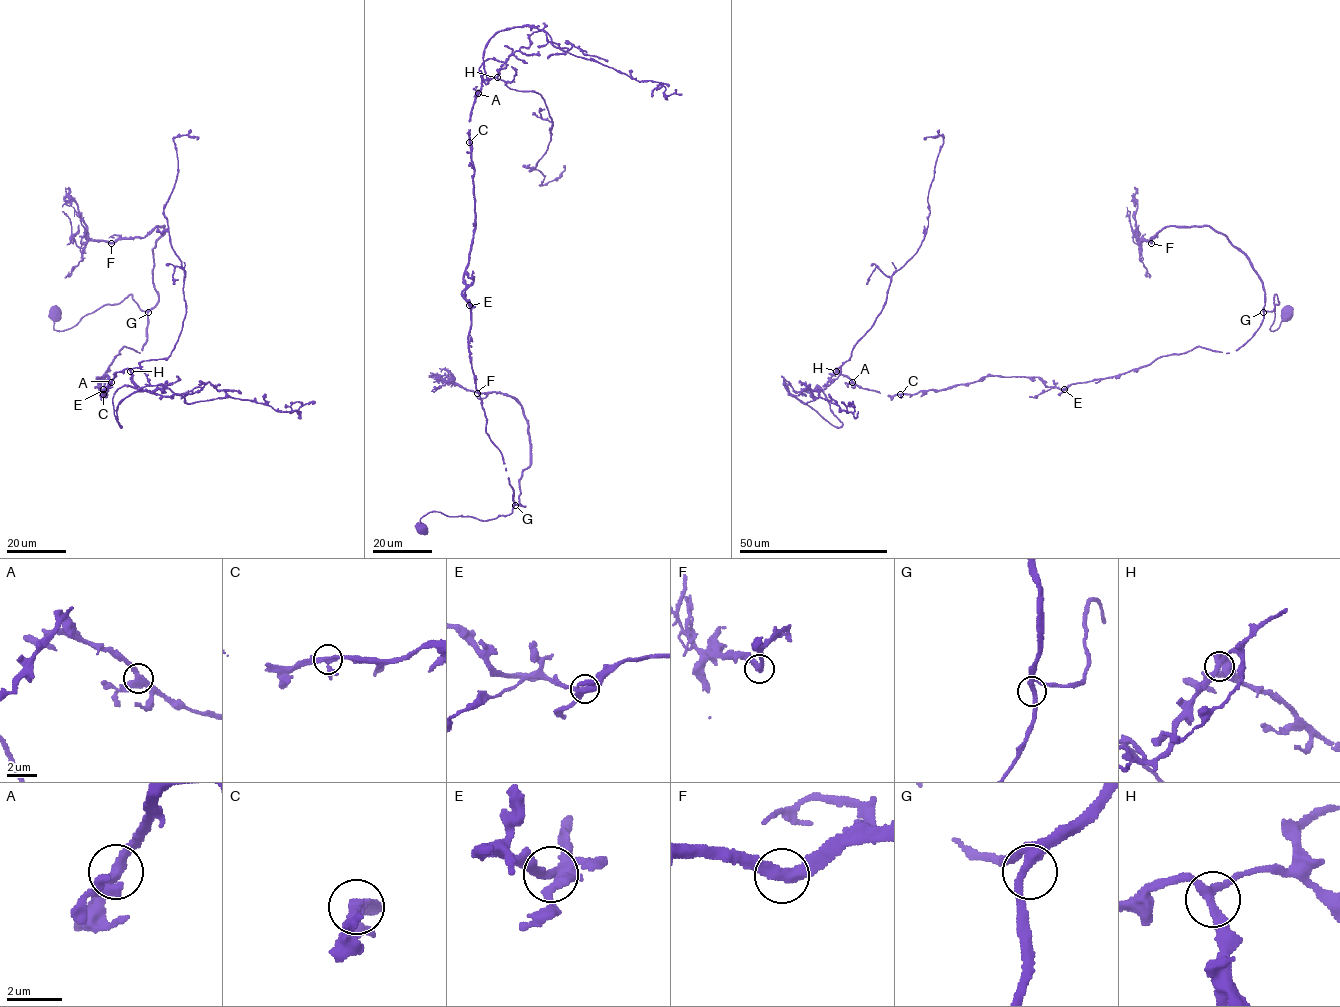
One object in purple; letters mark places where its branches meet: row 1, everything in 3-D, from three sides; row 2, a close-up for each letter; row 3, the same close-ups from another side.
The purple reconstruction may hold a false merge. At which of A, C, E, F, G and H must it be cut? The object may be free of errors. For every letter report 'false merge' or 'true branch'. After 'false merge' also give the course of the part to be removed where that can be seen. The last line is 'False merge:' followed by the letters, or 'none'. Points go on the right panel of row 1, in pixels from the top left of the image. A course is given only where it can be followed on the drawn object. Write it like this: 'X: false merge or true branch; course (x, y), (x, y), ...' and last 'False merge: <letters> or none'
A: true branch
C: true branch
E: true branch
F: true branch
G: true branch
H: true branch
False merge: none

